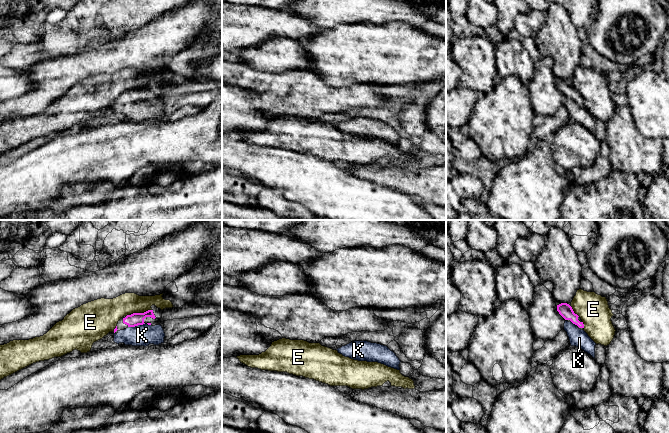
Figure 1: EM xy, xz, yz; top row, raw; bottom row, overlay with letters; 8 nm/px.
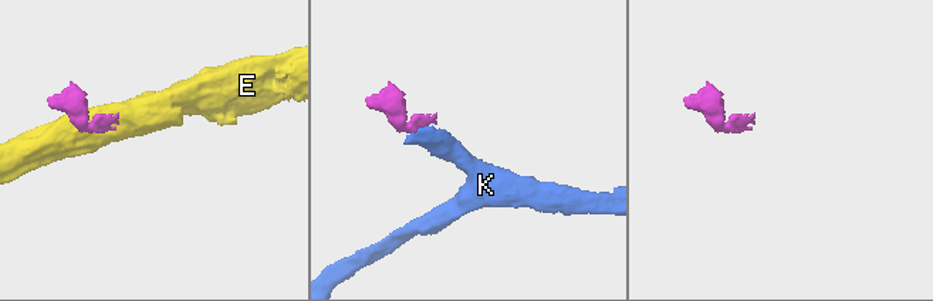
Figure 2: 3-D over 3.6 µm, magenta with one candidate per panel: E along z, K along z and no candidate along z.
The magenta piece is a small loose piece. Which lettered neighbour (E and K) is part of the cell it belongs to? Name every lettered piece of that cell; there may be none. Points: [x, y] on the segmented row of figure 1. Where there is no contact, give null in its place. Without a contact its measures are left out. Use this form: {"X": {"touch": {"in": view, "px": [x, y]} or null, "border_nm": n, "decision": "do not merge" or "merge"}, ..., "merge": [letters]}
{"E": {"touch": {"in": "xy", "px": [141, 313]}, "border_nm": 170, "decision": "do not merge"}, "K": {"touch": {"in": "xy", "px": [136, 325]}, "border_nm": 140, "decision": "merge"}, "merge": ["K"]}

